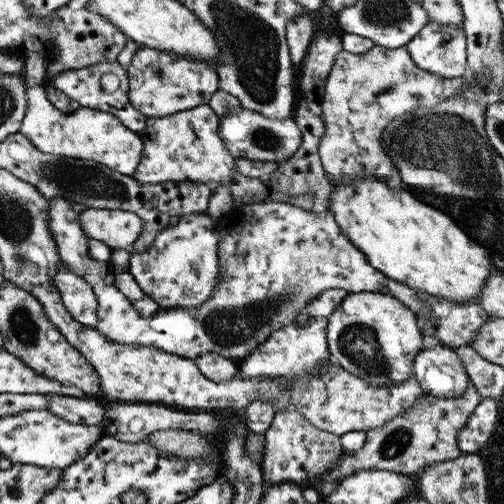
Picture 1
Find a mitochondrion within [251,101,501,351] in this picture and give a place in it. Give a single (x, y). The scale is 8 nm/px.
(421, 138)

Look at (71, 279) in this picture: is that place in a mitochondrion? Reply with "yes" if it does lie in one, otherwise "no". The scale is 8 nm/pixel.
no

